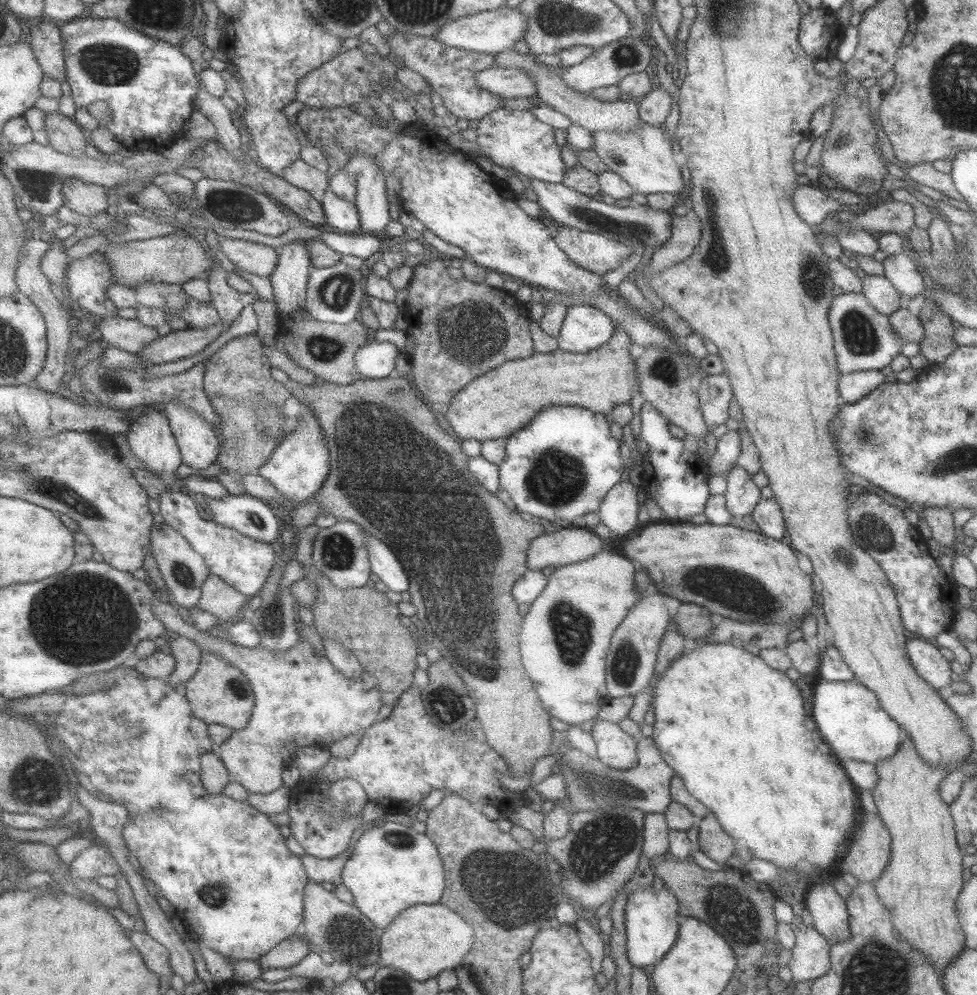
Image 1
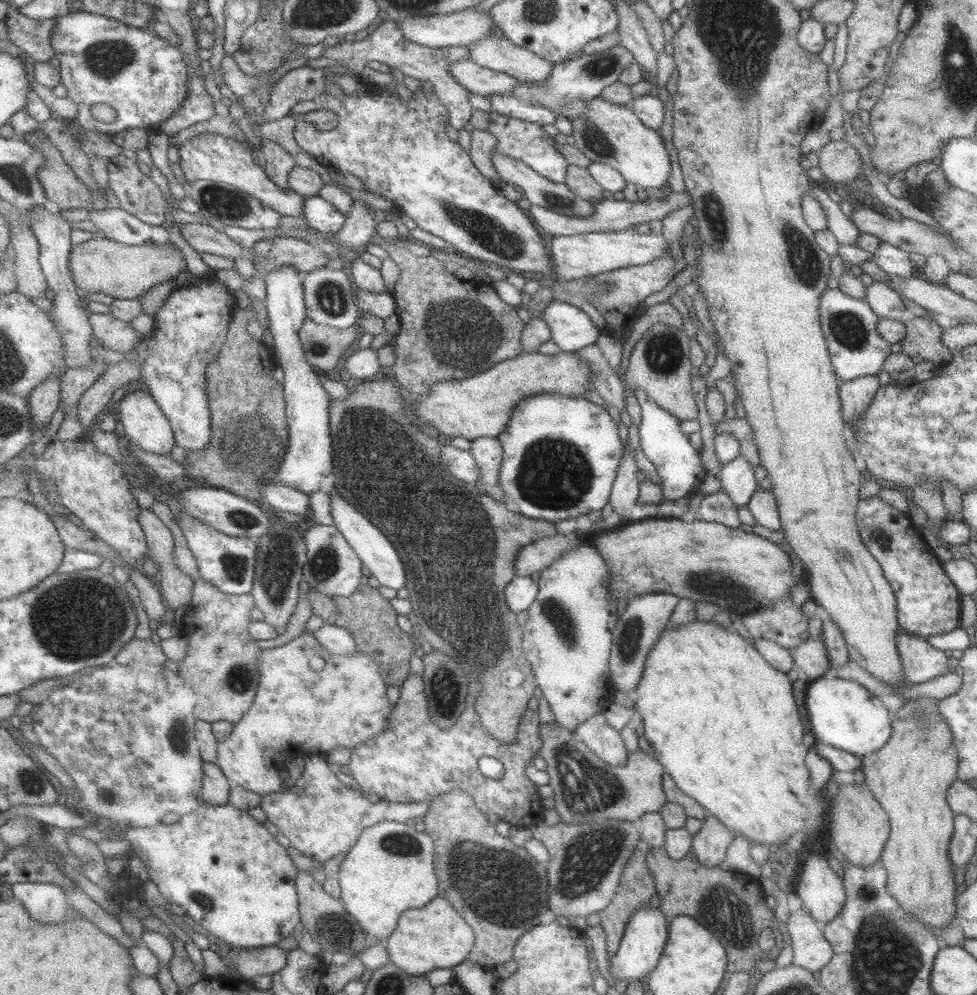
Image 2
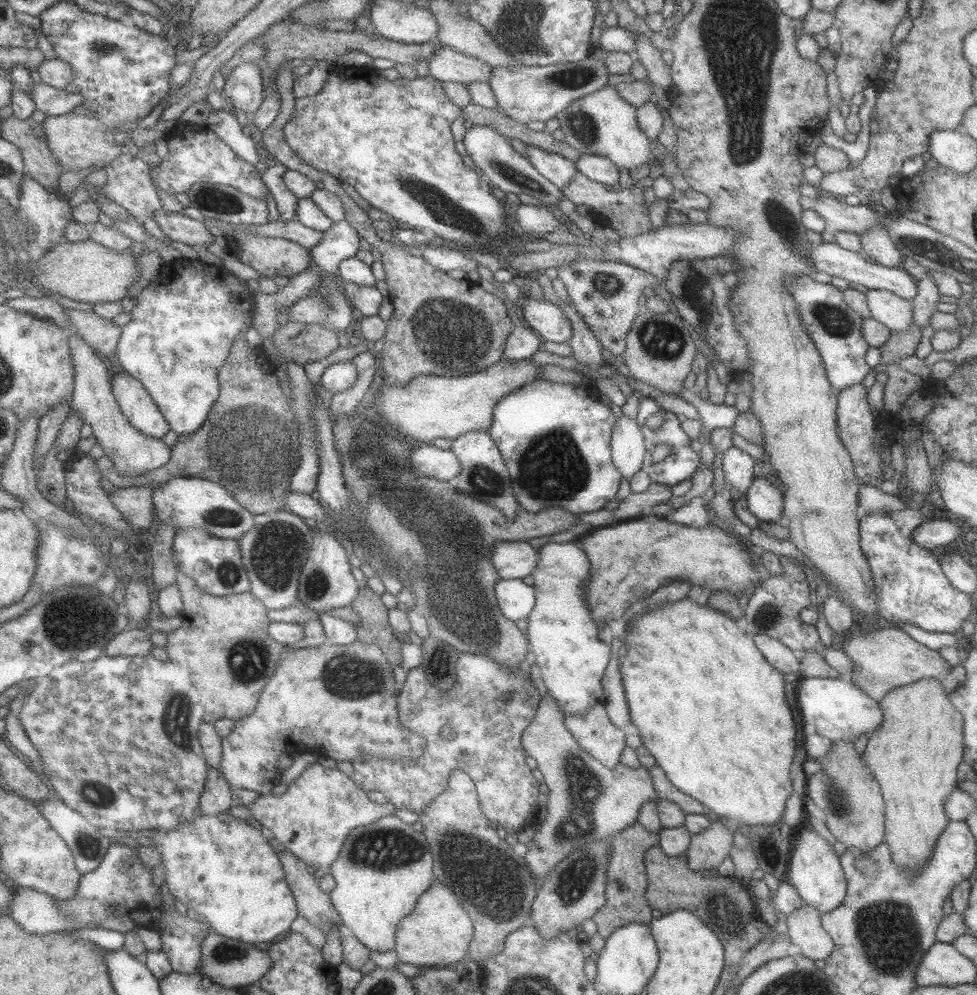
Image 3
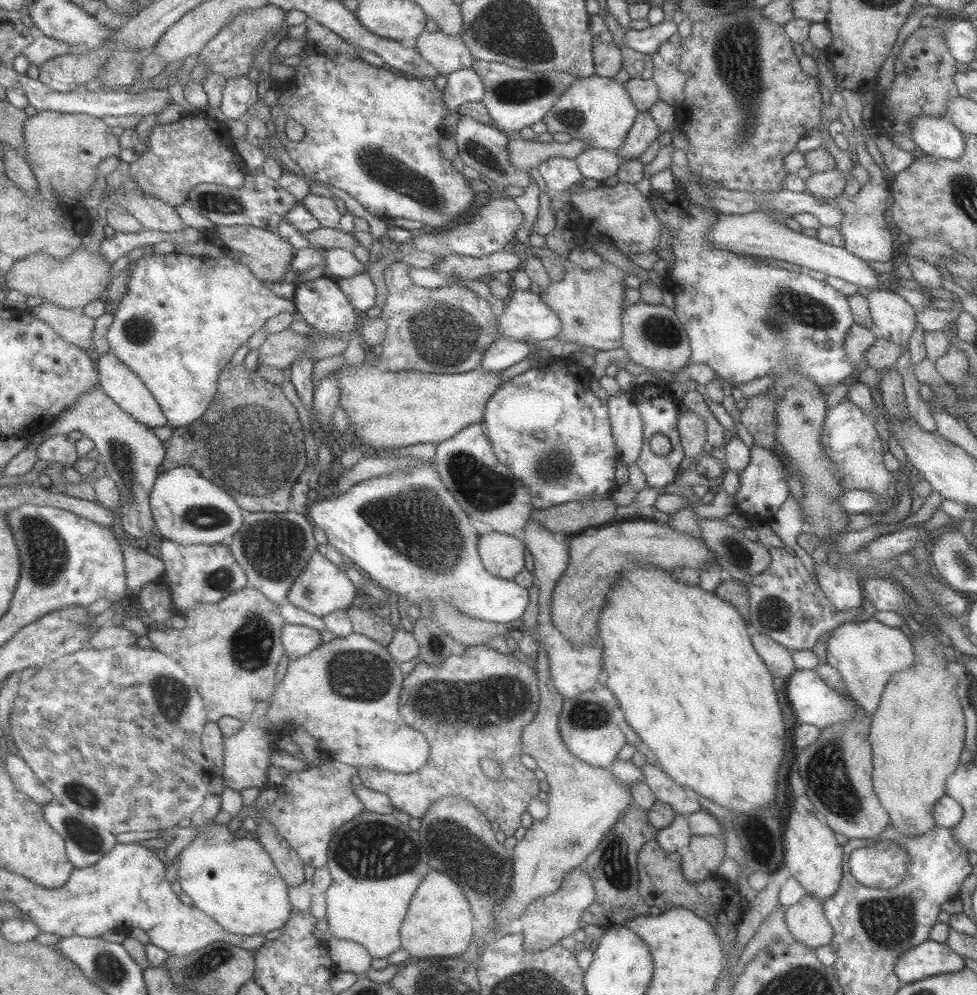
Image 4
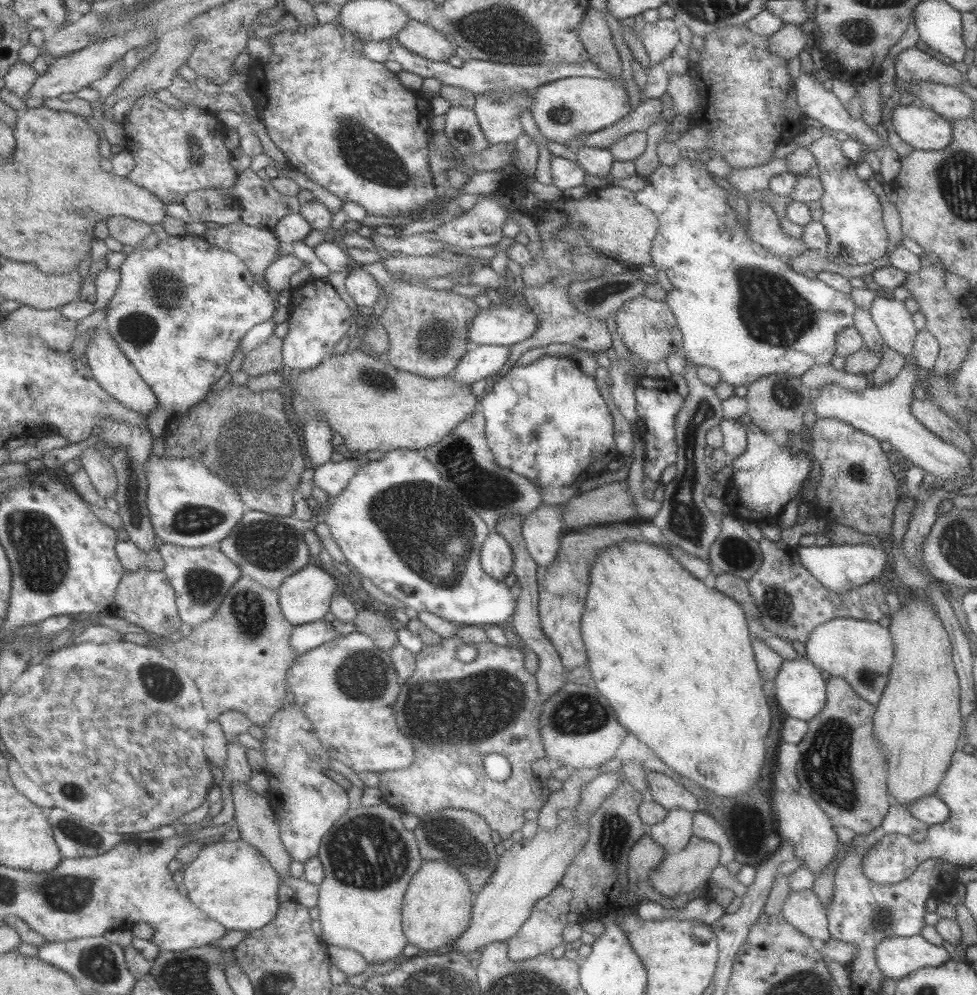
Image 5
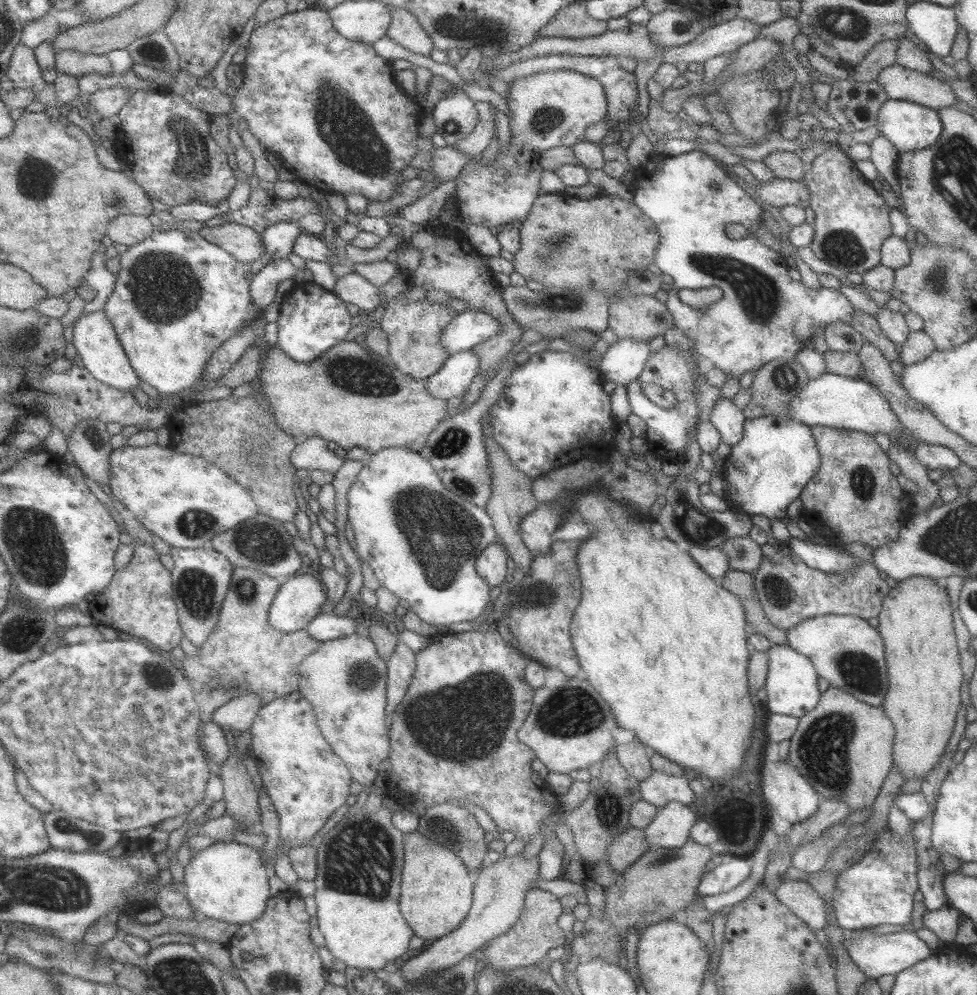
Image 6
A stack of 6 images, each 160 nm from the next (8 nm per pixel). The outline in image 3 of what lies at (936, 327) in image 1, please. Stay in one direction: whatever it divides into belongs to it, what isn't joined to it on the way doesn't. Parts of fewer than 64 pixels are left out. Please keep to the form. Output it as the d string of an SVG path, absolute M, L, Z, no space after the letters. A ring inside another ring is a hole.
M914 323L904 332L892 333L890 338L882 346L879 346L881 350L881 362L889 365L914 355L921 336L922 328Z

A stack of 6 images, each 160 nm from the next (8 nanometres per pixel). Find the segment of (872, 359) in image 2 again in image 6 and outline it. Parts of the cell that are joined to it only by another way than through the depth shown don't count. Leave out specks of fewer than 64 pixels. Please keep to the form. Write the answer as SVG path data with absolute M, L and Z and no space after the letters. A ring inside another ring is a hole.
M692 150L692 152L686 152L686 154L680 154L678 156L662 156L660 164L650 163L644 168L638 168L638 174L636 176L636 193L633 195L633 203L642 210L642 212L653 220L653 223L657 226L657 231L659 232L659 245L655 252L655 264L661 269L663 274L668 274L672 276L675 283L672 284L672 289L669 291L669 297L667 301L667 308L670 314L672 314L675 325L682 331L689 339L693 340L694 348L700 353L703 361L709 366L714 366L720 368L727 374L727 378L740 379L746 372L758 370L764 363L770 362L775 358L795 358L795 354L799 350L804 350L805 348L813 348L812 338L815 328L821 328L824 330L830 323L848 323L851 324L853 321L853 306L842 295L838 289L820 287L820 289L811 289L806 287L802 281L794 281L788 275L791 264L781 255L780 251L770 249L766 245L762 245L758 239L755 237L755 232L758 228L763 227L762 221L760 219L760 207L759 205L750 197L746 191L740 187L732 177L724 170L722 164L714 159L713 156L701 150ZM711 182L716 182L720 184L720 189L712 189L710 187ZM728 224L742 224L748 230L748 236L746 238L730 239L726 235L726 226ZM710 287L718 287L722 290L722 297L710 306L708 312L699 312L688 304L681 302L679 300L678 293L682 289L703 289Z

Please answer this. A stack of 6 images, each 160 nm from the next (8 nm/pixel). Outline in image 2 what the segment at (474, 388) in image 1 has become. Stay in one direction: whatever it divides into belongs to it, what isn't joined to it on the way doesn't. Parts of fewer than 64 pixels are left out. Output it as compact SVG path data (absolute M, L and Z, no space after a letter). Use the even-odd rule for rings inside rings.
M561 351L555 356L540 352L523 353L517 357L503 360L502 363L495 364L487 371L470 378L436 383L430 395L418 398L415 414L419 417L422 425L429 424L451 438L460 436L473 441L483 436L497 437L510 423L511 412L522 399L541 392L557 392L566 396L584 397L585 391L589 389L588 381L591 381L589 376L589 366L575 353Z

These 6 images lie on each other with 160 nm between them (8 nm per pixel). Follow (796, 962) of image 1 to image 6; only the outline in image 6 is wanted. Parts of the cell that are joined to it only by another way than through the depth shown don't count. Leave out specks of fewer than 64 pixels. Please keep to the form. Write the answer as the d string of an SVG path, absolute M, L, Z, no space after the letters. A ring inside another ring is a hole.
M800 880L783 882L774 893L782 904L785 904L813 931L824 929L827 925L824 899L809 882Z

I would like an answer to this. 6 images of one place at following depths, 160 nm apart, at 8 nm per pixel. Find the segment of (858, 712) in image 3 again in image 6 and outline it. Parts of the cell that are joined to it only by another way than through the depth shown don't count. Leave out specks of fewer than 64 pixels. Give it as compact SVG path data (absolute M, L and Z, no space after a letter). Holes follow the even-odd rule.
M775 644L765 652L768 655L768 674L765 689L767 690L767 704L771 713L785 714L800 718L810 712L820 700L818 687L818 673L813 662L800 652L786 644Z

